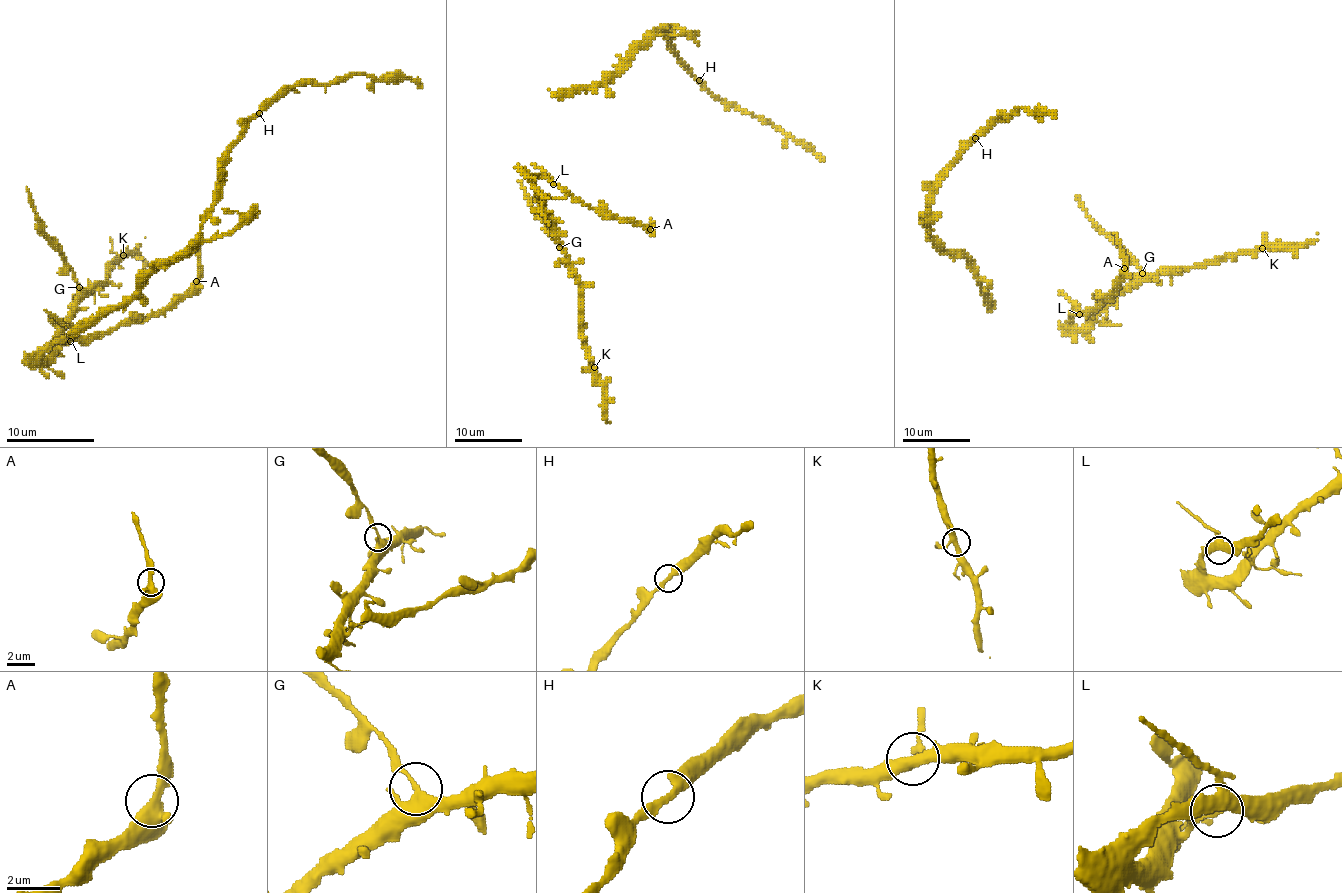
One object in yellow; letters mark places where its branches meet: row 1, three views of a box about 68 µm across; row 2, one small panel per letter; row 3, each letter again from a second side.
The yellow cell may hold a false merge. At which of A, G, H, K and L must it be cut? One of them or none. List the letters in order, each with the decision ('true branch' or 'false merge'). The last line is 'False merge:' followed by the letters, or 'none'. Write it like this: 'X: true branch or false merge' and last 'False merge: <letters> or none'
A: true branch
G: false merge
H: true branch
K: true branch
L: true branch
False merge: G

